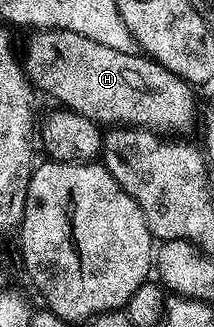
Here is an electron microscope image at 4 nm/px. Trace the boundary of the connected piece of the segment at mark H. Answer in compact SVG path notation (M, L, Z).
M45 29L33 32L31 36L24 55L22 51L24 76L33 90L40 92L41 89L63 108L72 109L78 115L86 115L86 119L104 127L139 127L153 131L171 131L176 135L183 134L180 133L183 129L190 128L195 117L197 120L198 109L192 106L193 86L163 69L151 57L139 52L114 51L110 47L102 47L102 43L94 43L94 39L86 39L86 35L65 29Z

